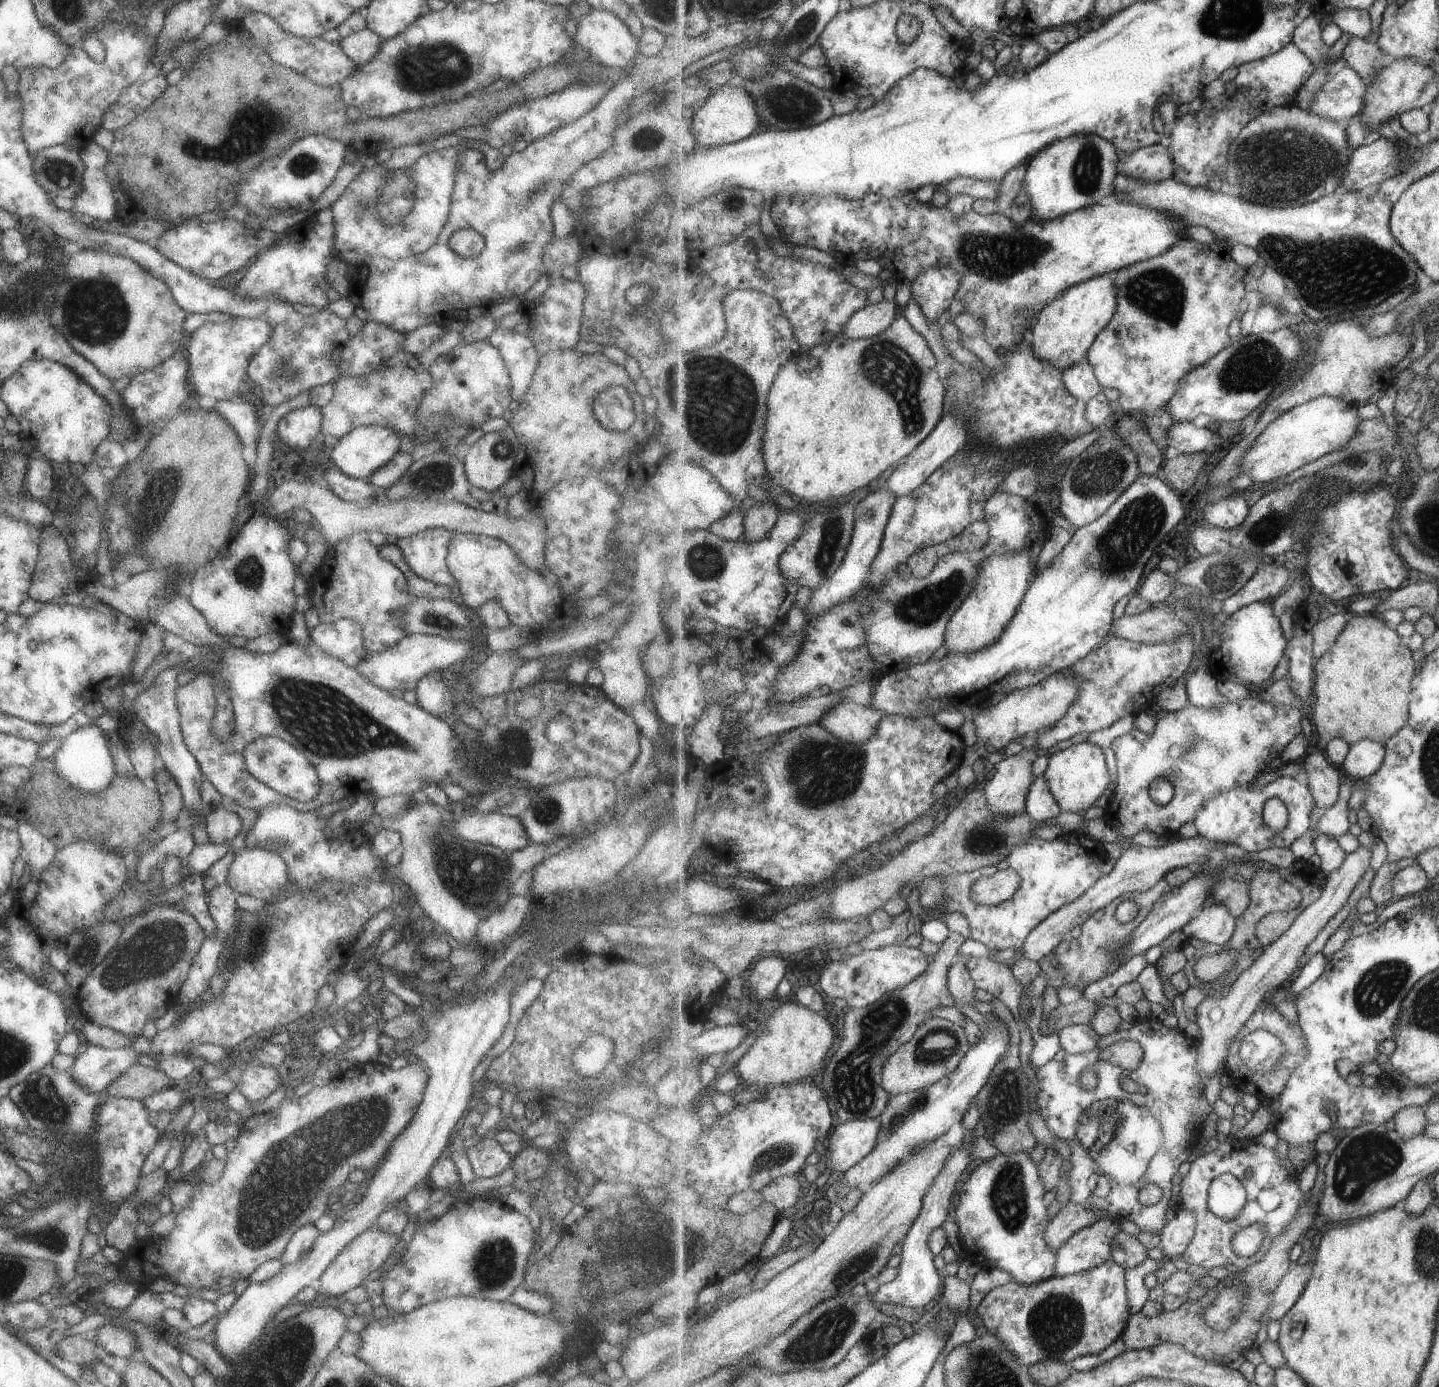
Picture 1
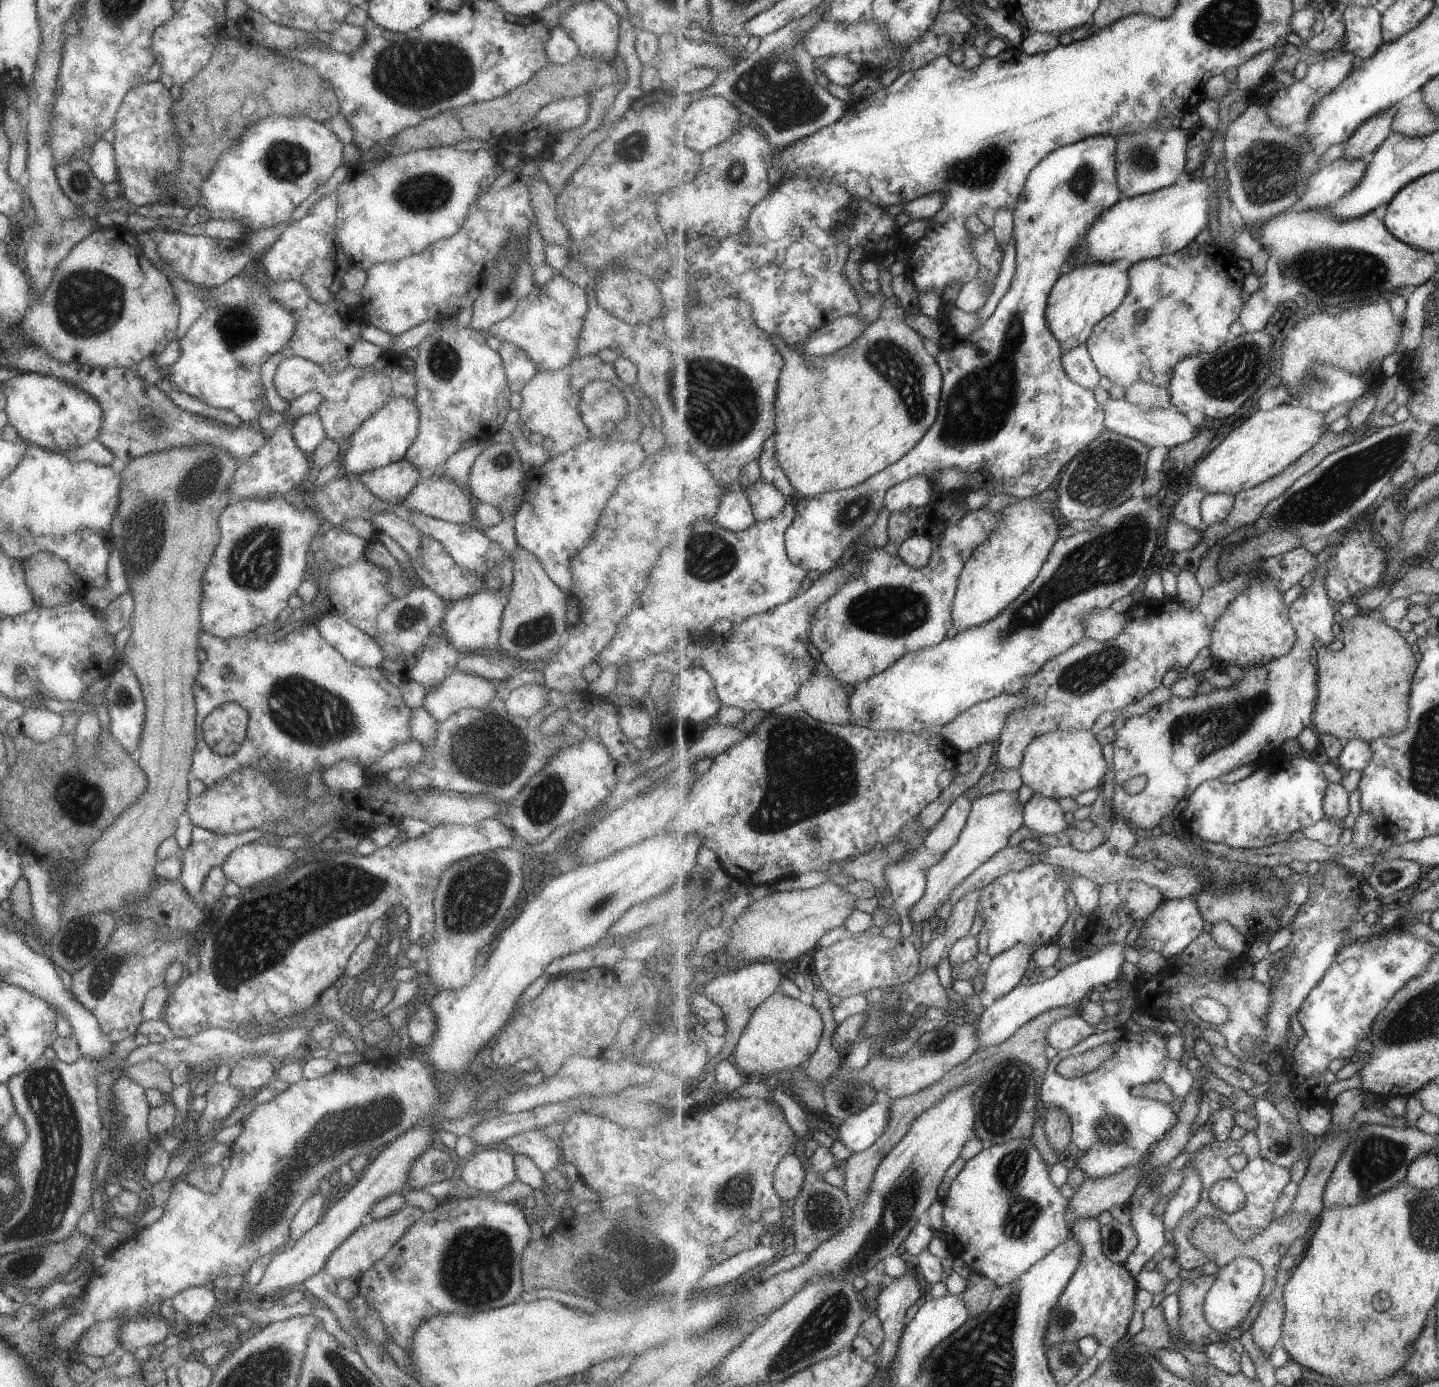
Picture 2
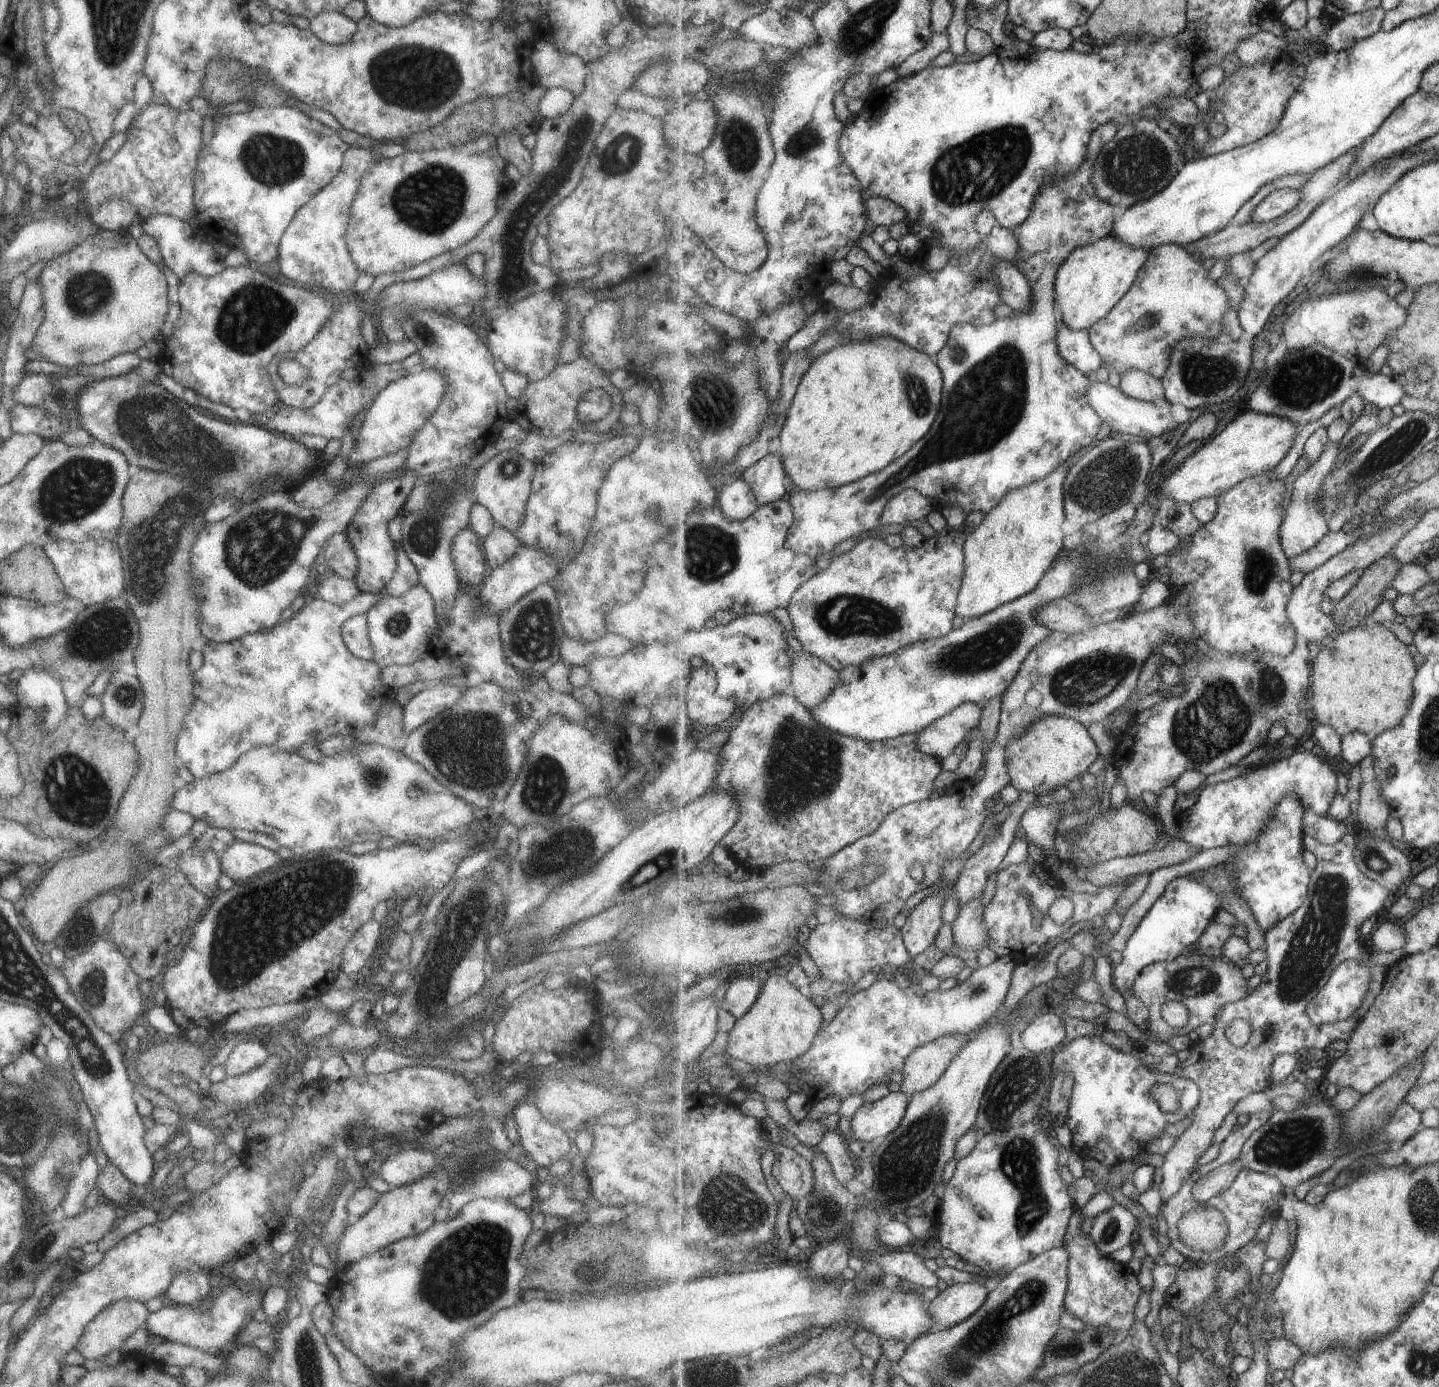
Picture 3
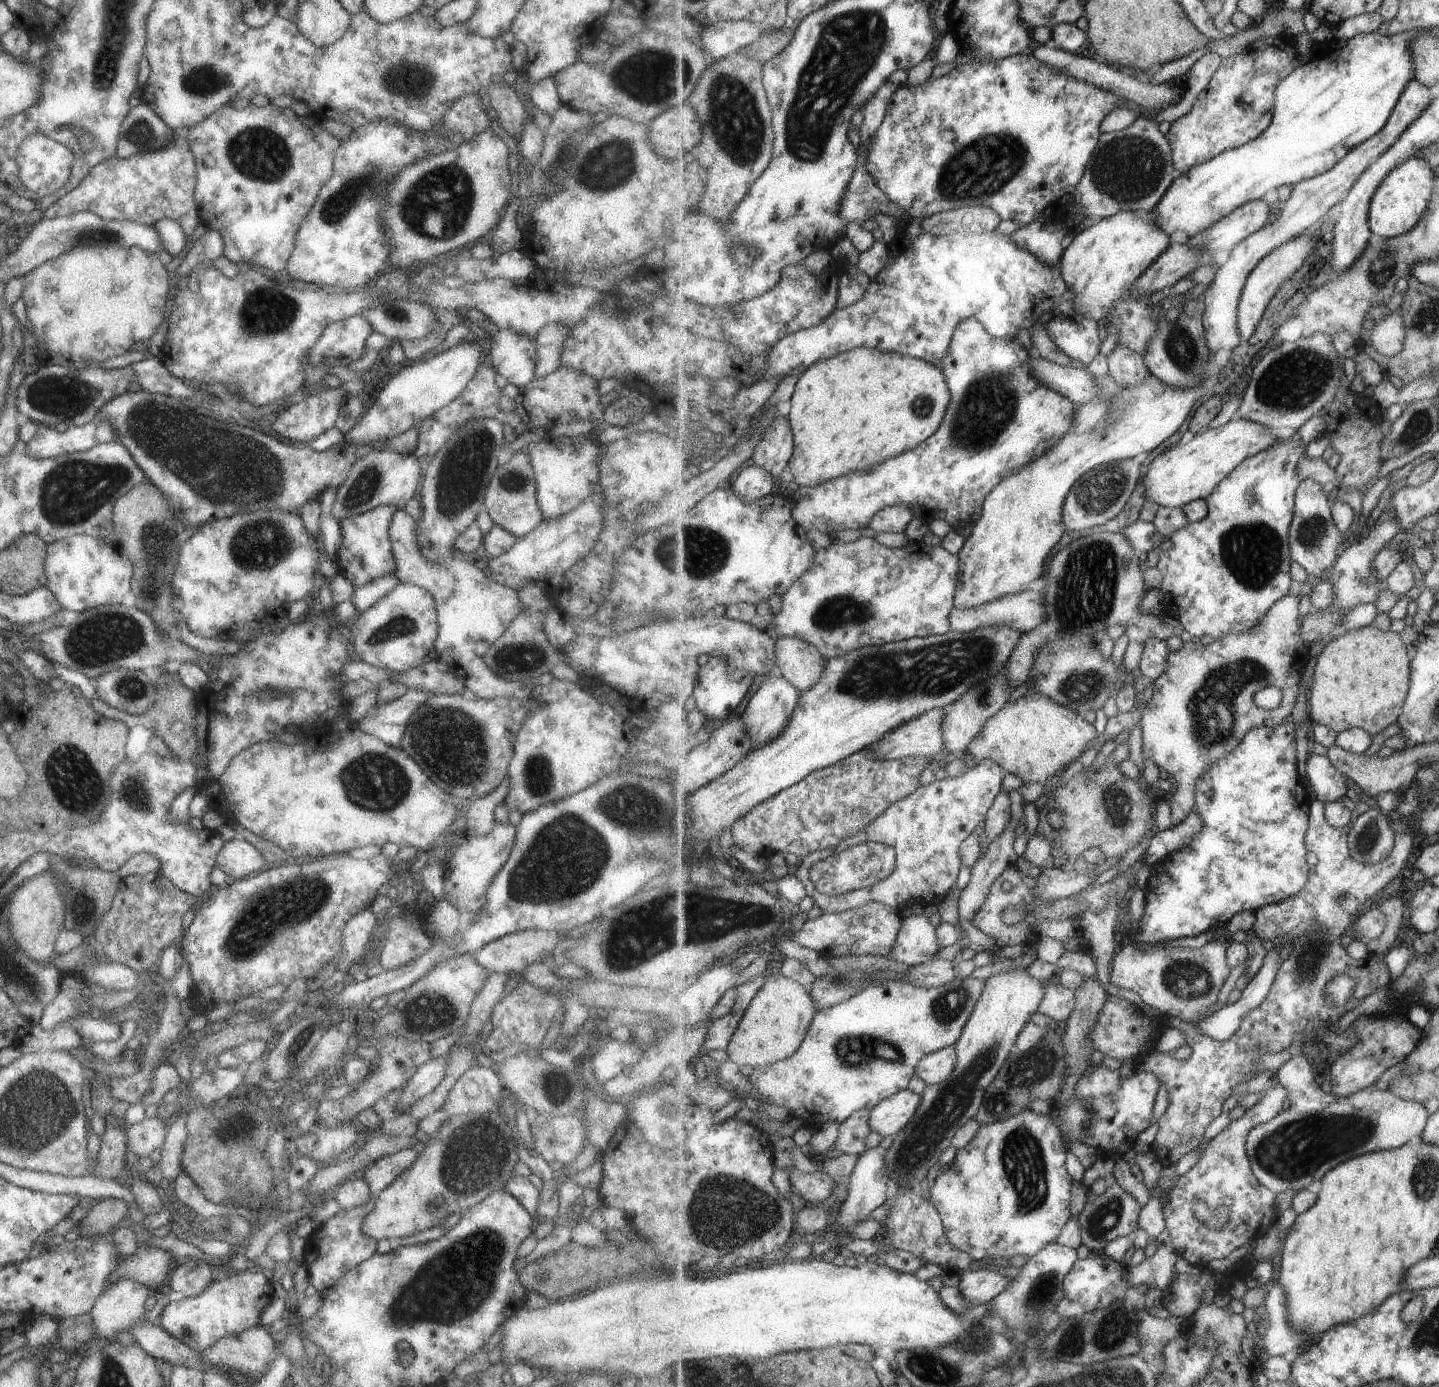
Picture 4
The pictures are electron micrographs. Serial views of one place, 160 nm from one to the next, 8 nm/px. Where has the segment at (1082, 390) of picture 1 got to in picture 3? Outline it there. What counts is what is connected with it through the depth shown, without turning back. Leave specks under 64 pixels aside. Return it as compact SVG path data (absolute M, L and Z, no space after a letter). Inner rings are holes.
M1060 319L1059 321L1057 346L1059 346L1061 358L1087 376L1090 372L1099 372L1099 368L1104 366L1104 362L1093 346L1090 332L1088 330L1072 330Z

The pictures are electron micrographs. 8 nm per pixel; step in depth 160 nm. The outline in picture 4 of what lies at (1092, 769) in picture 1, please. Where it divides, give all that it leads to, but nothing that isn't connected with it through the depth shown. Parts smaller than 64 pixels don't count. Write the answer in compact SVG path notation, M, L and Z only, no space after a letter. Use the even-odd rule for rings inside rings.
M1027 693L991 716L981 733L977 734L976 741L969 744L967 753L979 762L987 758L997 762L1006 774L1013 774L1024 783L1043 784L1079 760L1097 735L1092 724L1073 708L1067 708L1043 694Z

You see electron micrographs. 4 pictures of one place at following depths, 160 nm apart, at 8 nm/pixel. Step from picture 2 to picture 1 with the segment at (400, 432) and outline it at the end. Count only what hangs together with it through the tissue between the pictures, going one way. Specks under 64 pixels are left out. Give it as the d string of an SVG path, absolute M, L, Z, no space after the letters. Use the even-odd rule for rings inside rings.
M368 425L355 428L351 433L345 434L331 450L330 461L333 467L353 479L366 481L377 468L391 460L399 452L399 444L404 439L387 426Z

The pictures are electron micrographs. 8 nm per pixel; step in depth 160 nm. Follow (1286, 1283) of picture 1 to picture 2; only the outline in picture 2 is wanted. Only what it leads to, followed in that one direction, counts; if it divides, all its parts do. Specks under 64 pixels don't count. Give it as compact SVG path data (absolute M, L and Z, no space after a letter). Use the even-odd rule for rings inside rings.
M1284 1296L1282 1298L1282 1301L1271 1298L1264 1303L1251 1328L1253 1341L1267 1359L1271 1350L1282 1340L1282 1328L1286 1315Z

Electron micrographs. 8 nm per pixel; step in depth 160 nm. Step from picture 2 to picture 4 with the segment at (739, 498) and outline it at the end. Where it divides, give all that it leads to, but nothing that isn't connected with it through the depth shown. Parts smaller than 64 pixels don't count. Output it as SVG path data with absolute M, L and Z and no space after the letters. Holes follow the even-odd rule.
M752 462L742 468L730 484L747 502L761 500L777 489L777 480L765 468L759 468Z

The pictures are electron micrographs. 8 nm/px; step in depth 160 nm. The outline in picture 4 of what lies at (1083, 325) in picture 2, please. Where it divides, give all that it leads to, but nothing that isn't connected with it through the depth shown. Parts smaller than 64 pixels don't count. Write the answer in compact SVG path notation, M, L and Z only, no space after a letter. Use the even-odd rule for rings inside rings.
M1127 210L1093 221L1067 243L1060 261L1061 274L1075 294L1072 301L1077 312L1089 316L1091 320L1108 320L1131 286L1172 245L1169 242L1170 234L1157 224L1153 212L1146 212L1143 217L1134 213Z

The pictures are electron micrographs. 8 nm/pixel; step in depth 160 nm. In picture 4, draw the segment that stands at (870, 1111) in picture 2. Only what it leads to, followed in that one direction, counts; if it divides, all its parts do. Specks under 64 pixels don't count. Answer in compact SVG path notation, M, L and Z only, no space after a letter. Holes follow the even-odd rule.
M903 1090L873 1108L870 1112L872 1132L882 1138L894 1138L917 1114L923 1096L910 1090Z

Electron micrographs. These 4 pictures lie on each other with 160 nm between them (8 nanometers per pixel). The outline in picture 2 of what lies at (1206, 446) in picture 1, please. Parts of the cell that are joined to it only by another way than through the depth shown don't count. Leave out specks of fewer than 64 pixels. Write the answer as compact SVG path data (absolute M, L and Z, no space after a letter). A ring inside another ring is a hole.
M1125 397L1118 400L1109 398L1105 404L1105 424L1107 428L1128 436L1129 438L1141 441L1149 447L1167 446L1170 449L1194 441L1200 435L1201 429L1193 426L1185 413L1182 413L1174 406L1168 409L1144 409L1143 407L1131 404Z

